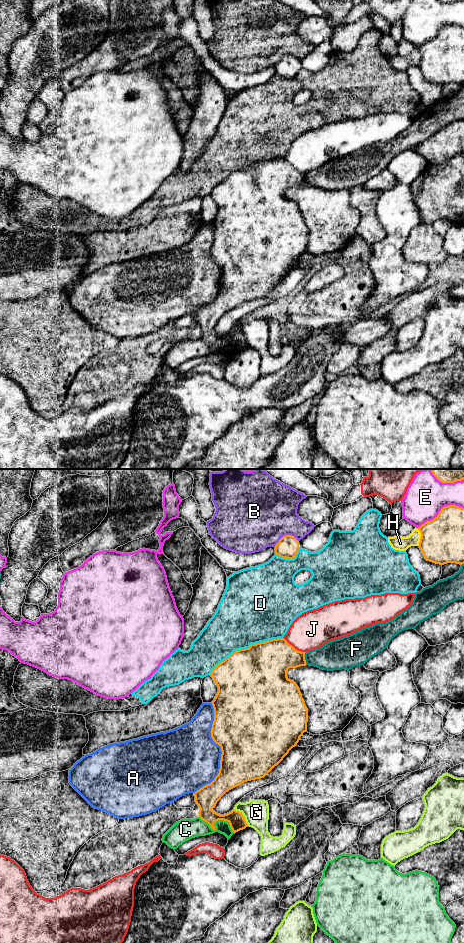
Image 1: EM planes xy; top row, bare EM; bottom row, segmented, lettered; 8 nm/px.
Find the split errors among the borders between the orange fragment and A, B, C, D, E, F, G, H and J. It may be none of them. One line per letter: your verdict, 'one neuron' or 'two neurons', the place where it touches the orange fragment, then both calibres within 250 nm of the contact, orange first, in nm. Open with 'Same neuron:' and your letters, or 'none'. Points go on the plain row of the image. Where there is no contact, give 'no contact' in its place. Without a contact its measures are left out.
Same neuron: none
A: two neurons; contact xy (221, 270); calibres 500 and 460 nm
B: two neurons; contact xy (285, 55); calibres 170 and 500 nm
C: two neurons; contact xy (216, 340); calibres 180 and 160 nm
D: two neurons; contact xy (245, 168); calibres 500 and 440 nm
E: two neurons; contact xy (440, 31); calibres 360 and 320 nm
F: two neurons; contact xy (304, 178); calibres 300 and 240 nm
G: two neurons; contact xy (243, 336); calibres 130 and 200 nm
H: two neurons; contact xy (421, 57); calibres 360 and 120 nm
J: two neurons; contact xy (293, 167); calibres 340 and 300 nm

